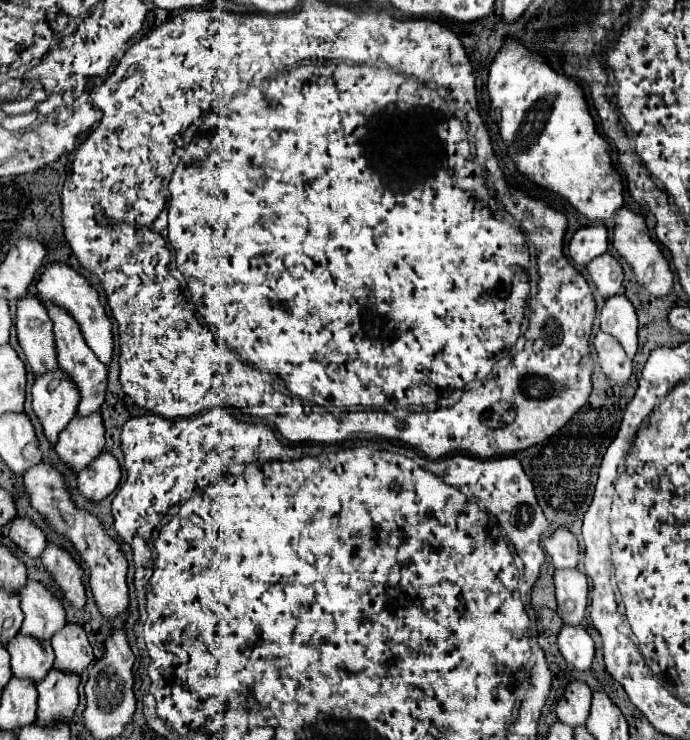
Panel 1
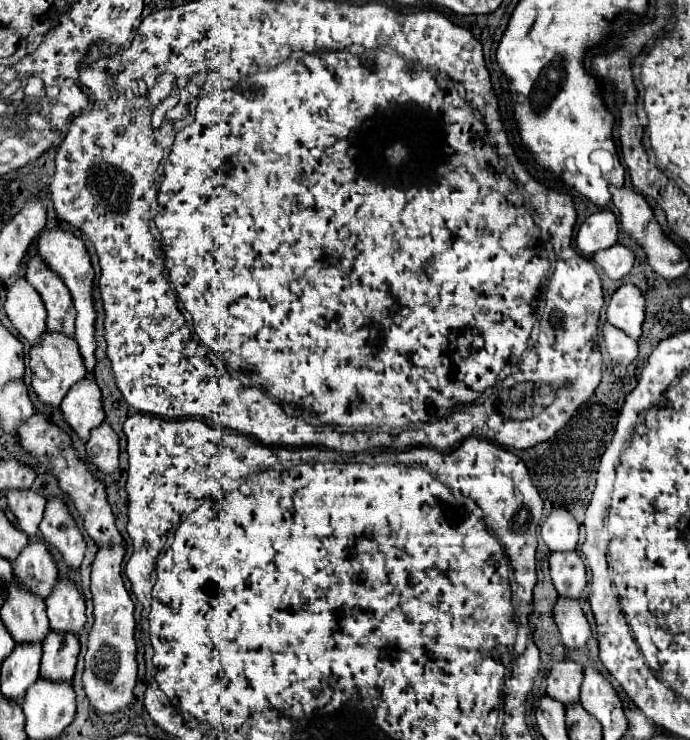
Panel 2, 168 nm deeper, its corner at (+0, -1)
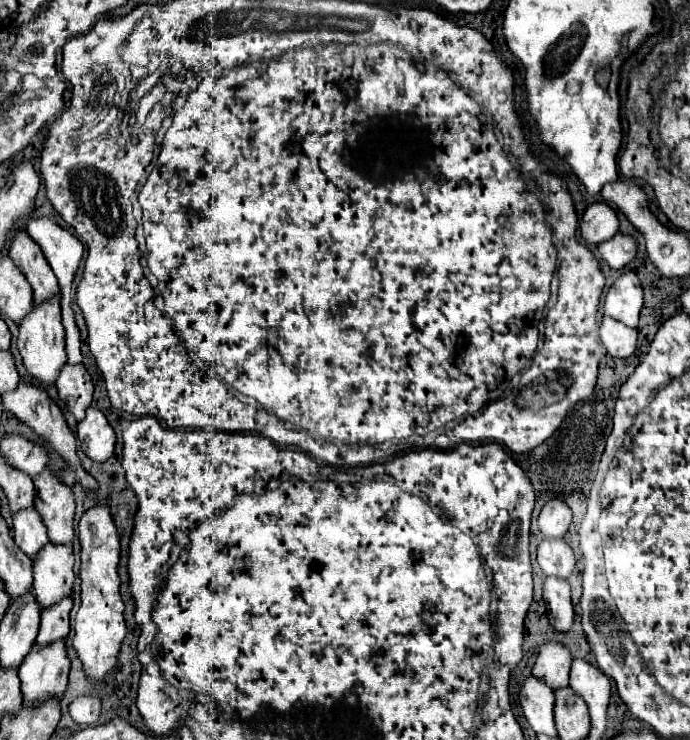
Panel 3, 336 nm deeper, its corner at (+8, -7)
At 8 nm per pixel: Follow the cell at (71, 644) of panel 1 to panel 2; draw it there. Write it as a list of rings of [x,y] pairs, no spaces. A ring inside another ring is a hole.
[[[60,579],[58,587],[46,601],[50,629],[54,633],[74,633],[80,637],[86,627],[86,605],[70,579]]]

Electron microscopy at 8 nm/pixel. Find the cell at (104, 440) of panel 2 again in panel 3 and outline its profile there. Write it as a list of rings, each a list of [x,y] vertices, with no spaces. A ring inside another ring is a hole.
[[[96,407],[86,409],[86,417],[78,421],[76,437],[80,439],[84,453],[94,461],[102,463],[114,455],[116,433],[110,427],[104,413]]]

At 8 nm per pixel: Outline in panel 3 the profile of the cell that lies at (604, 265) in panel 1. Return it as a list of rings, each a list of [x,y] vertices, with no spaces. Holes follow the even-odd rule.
[[[616,233],[612,239],[608,239],[606,243],[598,245],[598,257],[610,265],[612,269],[622,269],[624,265],[628,265],[636,253],[638,253],[638,243],[634,237],[624,235],[624,233]]]

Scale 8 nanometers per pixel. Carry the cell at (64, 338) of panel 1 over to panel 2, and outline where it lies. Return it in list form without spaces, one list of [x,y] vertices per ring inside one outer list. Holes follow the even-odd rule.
[[[32,257],[26,265],[26,279],[40,293],[46,305],[48,331],[68,333],[68,337],[74,337],[76,313],[70,293],[66,291],[66,285],[60,281],[60,277],[56,277],[56,273],[50,273],[40,257]]]

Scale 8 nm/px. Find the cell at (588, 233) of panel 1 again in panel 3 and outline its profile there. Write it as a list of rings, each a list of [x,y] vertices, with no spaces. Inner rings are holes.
[[[592,203],[580,221],[580,235],[586,245],[598,245],[618,233],[618,213],[608,203]]]

